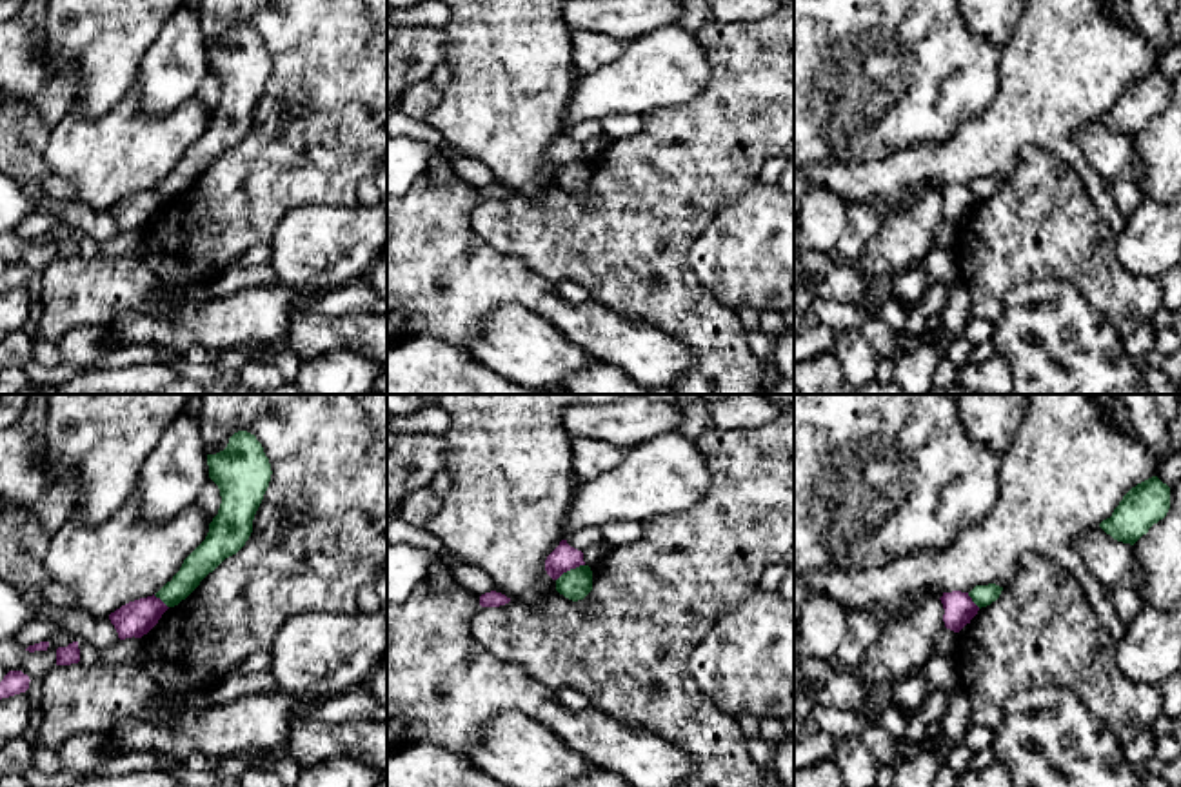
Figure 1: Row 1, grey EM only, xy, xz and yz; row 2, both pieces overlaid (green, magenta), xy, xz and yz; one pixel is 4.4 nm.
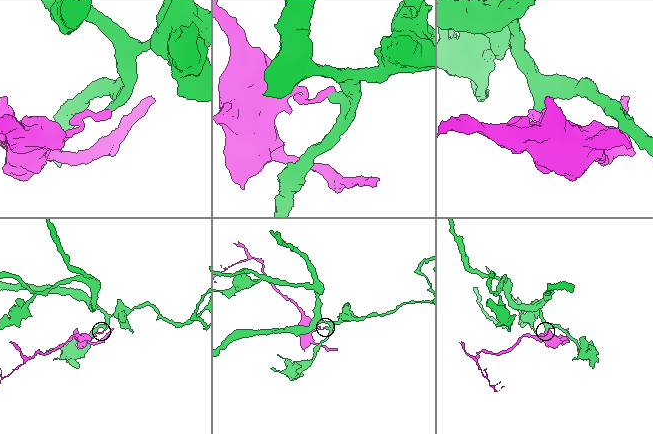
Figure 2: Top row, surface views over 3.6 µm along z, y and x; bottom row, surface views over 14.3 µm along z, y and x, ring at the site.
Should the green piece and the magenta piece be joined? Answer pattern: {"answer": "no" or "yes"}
{"answer": "no"}

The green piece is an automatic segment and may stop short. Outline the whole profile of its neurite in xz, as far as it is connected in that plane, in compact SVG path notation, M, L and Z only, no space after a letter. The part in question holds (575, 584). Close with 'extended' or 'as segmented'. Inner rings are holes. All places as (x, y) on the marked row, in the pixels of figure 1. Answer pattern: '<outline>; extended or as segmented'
M580 565L563 573L556 580L556 591L565 598L578 602L592 591L592 571L589 565Z; as segmented

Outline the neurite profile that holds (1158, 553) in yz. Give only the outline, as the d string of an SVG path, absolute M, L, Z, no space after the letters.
M1181 478L1170 487L1170 509L1134 543L1145 607L1170 613L1181 603Z

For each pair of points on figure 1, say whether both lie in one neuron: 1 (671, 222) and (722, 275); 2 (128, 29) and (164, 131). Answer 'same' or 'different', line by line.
1: different
2: different

